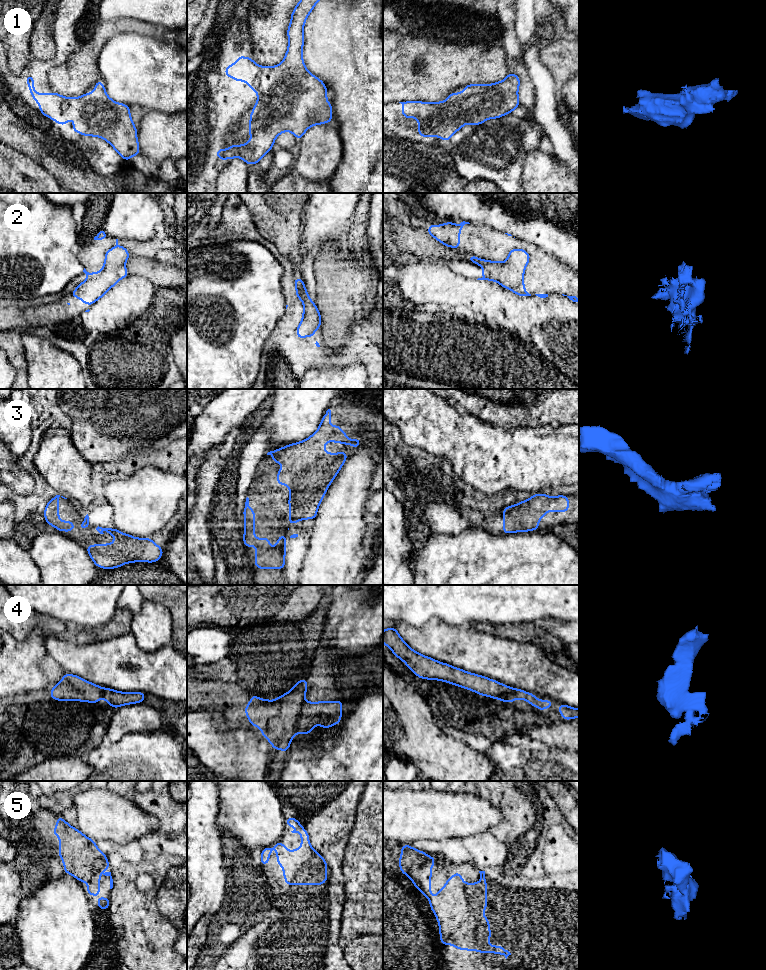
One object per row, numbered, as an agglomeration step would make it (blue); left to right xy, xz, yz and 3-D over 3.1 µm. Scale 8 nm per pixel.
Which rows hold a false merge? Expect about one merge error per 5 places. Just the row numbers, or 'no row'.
4

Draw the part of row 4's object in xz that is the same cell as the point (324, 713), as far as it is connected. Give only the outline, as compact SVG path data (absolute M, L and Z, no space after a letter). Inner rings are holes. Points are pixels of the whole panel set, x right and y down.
M305 701L298 719L297 732L310 734L316 725L328 729L341 722L343 701Z

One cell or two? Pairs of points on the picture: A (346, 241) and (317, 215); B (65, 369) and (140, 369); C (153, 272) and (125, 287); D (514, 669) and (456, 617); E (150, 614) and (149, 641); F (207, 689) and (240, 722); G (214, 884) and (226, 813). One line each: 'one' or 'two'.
A: two
B: two
C: two
D: two
E: one
F: one
G: two

